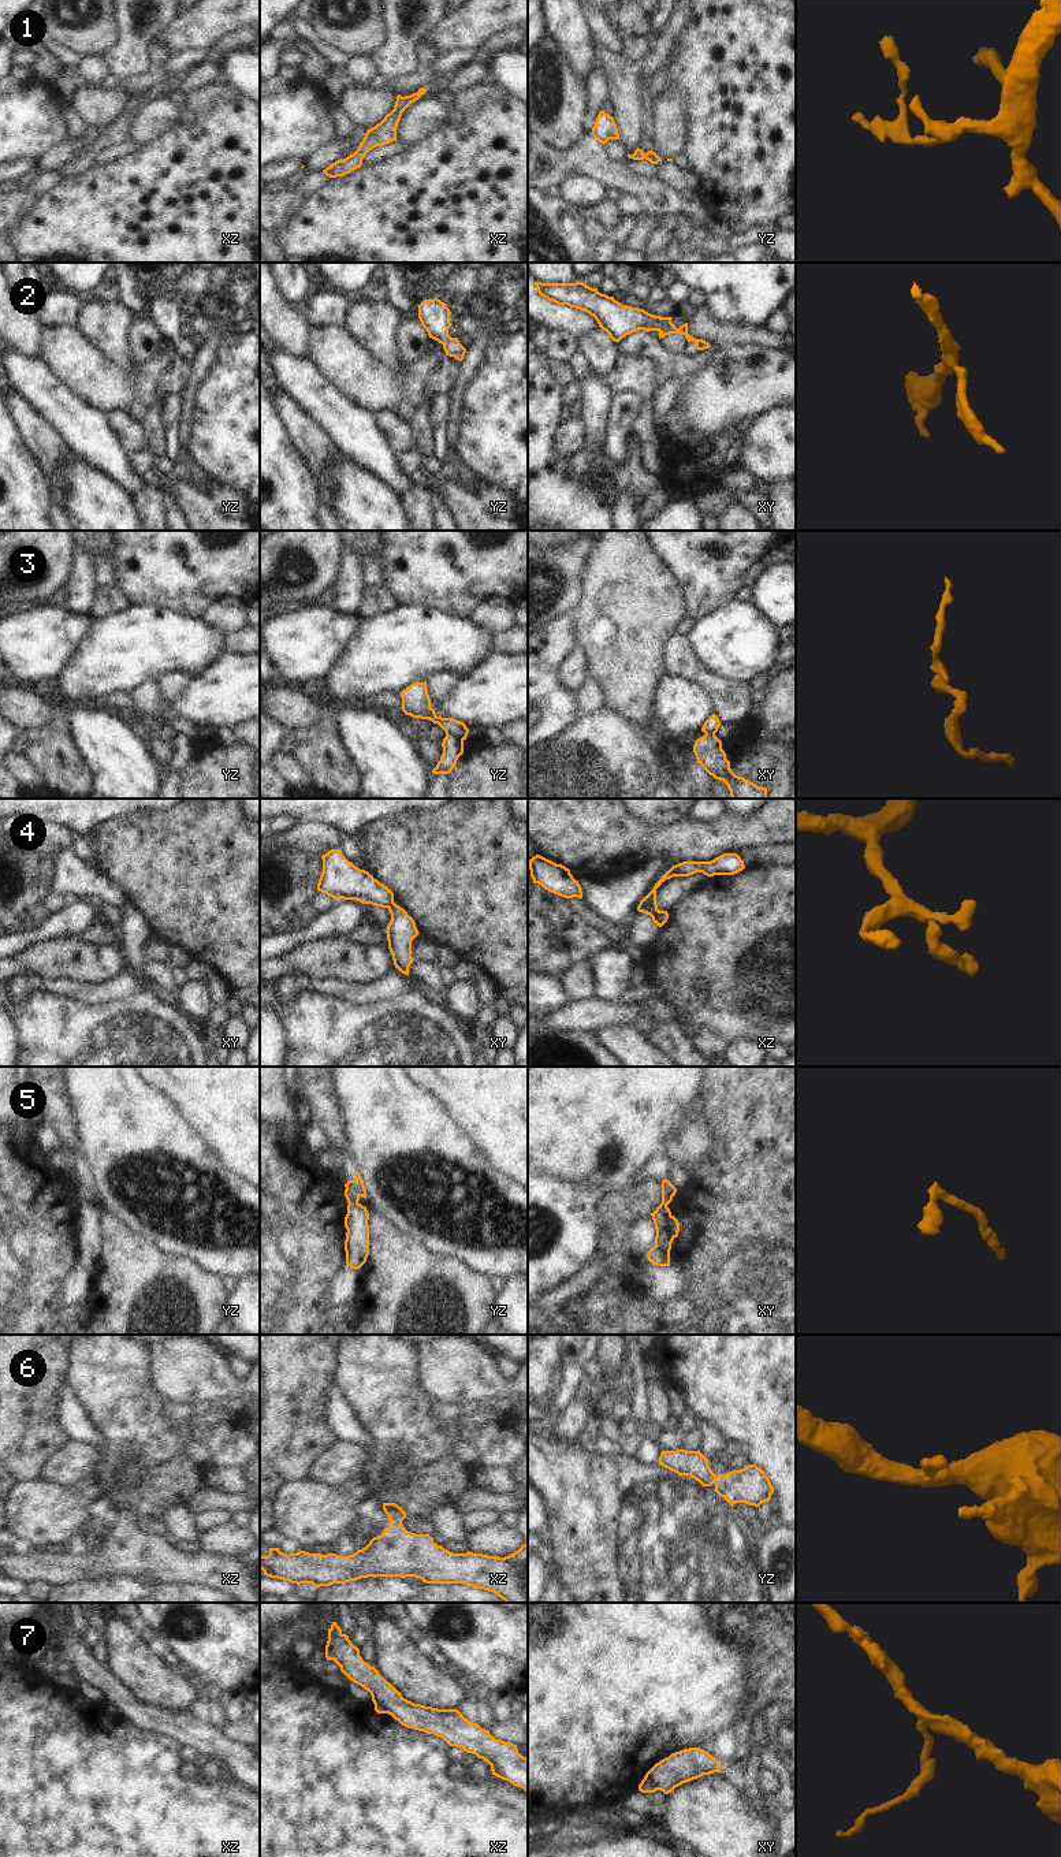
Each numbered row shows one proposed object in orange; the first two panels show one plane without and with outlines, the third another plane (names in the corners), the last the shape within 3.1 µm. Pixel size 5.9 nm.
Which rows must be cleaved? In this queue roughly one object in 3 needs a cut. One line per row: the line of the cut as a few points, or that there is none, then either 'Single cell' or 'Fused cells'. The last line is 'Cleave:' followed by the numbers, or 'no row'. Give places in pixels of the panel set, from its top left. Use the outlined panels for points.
1: No split. Single cell
2: No split. Single cell
3: Split along yz (446, 733), (451, 733), (462, 740). Fused cells
4: Split along xz (661, 911), (655, 922). Fused cells
5: No split. Single cell
6: No split. Single cell
7: Split along xy (644, 1777), (656, 1789). Fused cells
Cleave: 3, 4, 7

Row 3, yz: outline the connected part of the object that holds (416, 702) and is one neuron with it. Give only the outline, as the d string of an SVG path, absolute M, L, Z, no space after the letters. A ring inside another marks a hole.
M427 681L416 682L401 692L402 711L413 718L429 719L438 723L446 734L453 734L459 740L466 740L469 729L461 721L454 718L438 717L431 707L431 699L427 689Z

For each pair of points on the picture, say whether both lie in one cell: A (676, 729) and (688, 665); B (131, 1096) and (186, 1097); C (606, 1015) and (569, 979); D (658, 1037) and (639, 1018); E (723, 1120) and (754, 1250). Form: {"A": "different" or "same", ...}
{"A": "different", "B": "different", "C": "different", "D": "different", "E": "same"}

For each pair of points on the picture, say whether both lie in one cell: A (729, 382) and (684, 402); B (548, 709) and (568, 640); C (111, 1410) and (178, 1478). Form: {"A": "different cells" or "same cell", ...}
{"A": "same cell", "B": "same cell", "C": "same cell"}

